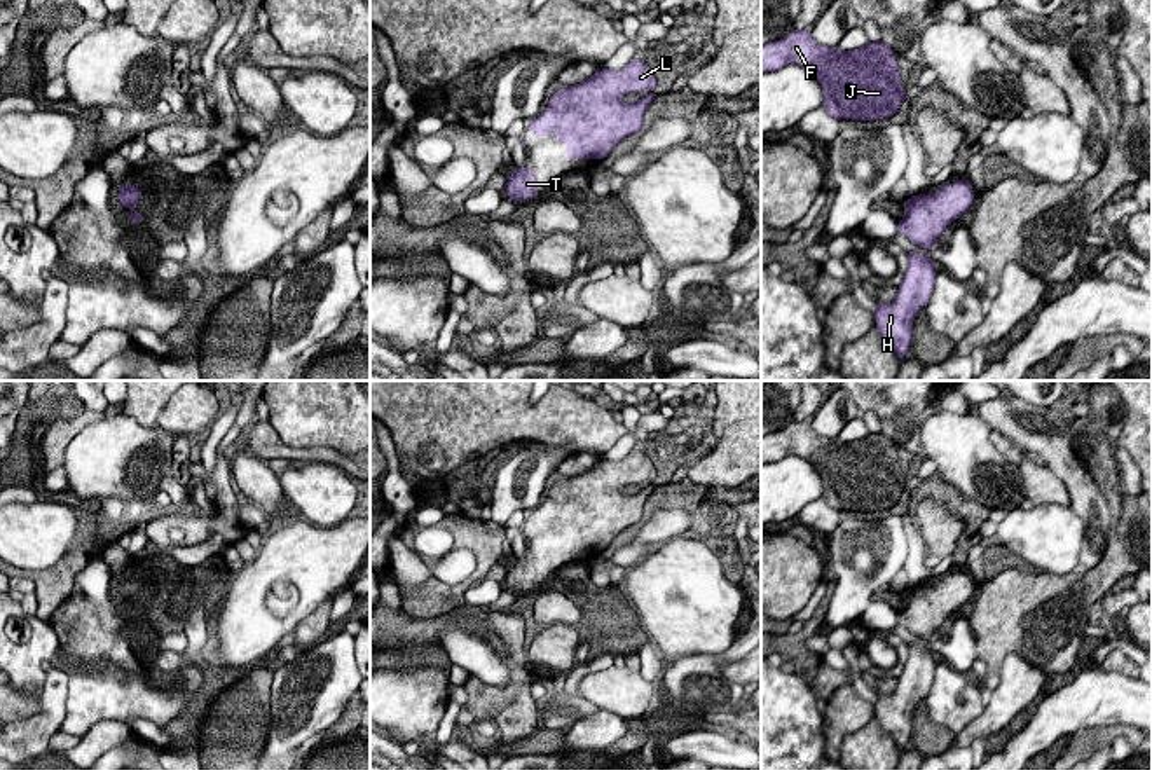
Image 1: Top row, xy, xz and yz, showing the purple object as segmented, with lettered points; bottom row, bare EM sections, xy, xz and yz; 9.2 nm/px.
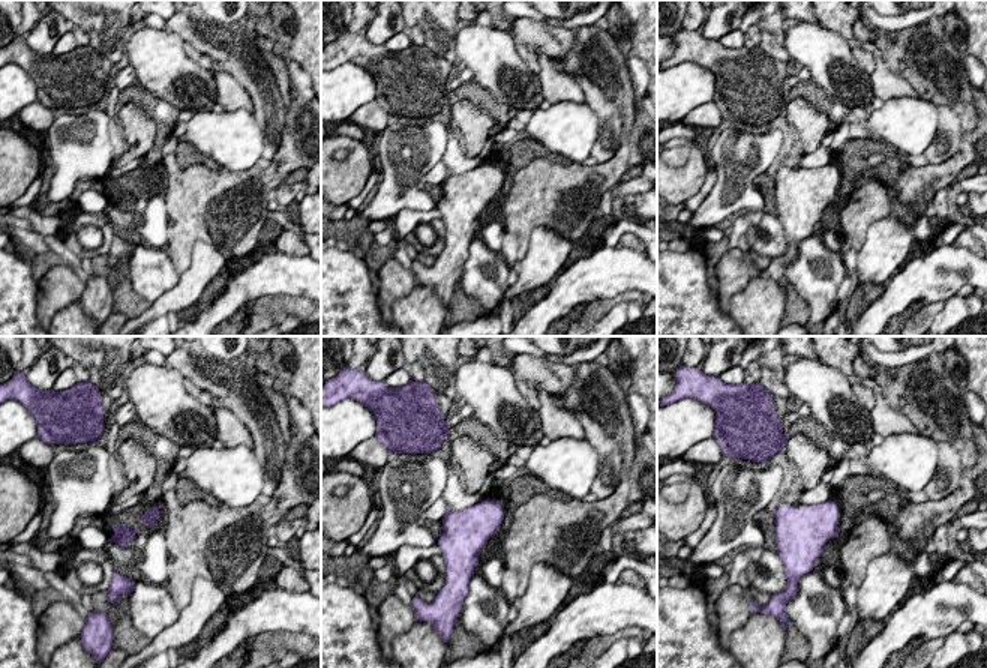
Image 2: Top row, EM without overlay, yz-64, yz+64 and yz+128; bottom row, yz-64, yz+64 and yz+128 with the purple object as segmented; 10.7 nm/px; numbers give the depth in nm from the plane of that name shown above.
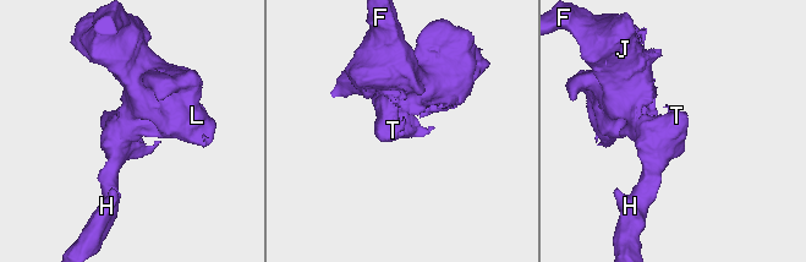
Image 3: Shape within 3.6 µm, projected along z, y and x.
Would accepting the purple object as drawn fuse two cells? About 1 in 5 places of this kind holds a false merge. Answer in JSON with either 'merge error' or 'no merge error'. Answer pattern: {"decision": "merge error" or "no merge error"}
{"decision": "no merge error"}

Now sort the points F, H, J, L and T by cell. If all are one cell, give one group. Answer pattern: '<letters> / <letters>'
F H J L T

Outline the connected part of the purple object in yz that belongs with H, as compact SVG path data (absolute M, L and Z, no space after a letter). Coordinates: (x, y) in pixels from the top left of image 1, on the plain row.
M908 644L908 660L892 695L876 695L874 712L883 733L890 735L895 746L904 751L913 725L913 711L922 698L927 698L934 681L936 662L929 646Z

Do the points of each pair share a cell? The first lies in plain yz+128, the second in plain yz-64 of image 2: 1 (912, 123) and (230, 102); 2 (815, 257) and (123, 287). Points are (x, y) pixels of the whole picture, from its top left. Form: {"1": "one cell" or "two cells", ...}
{"1": "two cells", "2": "two cells"}

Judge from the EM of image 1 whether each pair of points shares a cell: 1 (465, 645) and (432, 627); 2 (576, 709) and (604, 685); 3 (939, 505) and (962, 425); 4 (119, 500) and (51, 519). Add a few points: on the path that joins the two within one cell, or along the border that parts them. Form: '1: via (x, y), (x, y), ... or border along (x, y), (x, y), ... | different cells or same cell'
1: border along (442, 629), (438, 641) | different cells
2: border along (582, 695), (599, 709) | different cells
3: via (957, 486), (962, 481), (962, 444) | same cell
4: border along (77, 515), (77, 538), (63, 554) | different cells

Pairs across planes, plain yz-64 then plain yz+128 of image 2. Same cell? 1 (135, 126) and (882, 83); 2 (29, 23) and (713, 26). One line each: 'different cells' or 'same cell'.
1: different cells
2: different cells

